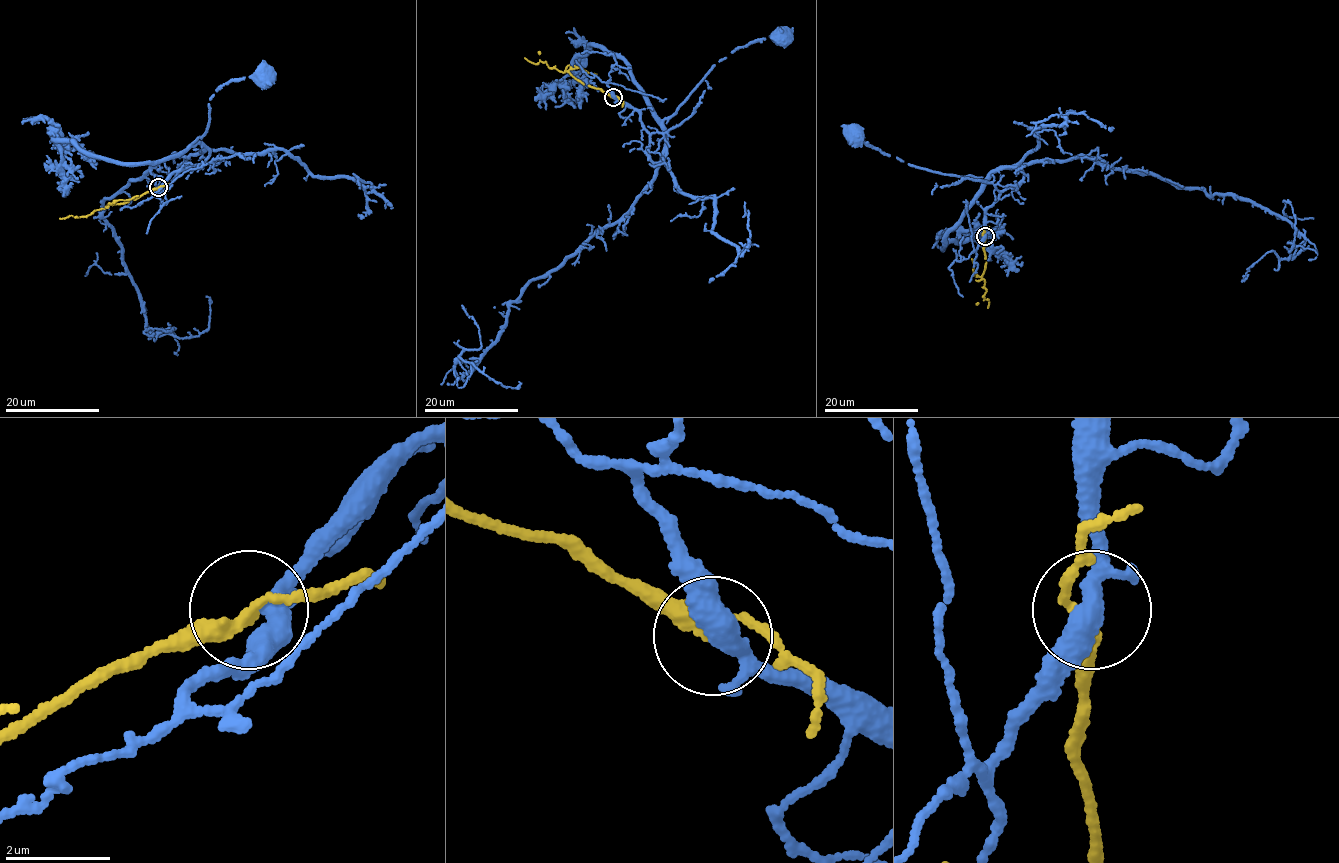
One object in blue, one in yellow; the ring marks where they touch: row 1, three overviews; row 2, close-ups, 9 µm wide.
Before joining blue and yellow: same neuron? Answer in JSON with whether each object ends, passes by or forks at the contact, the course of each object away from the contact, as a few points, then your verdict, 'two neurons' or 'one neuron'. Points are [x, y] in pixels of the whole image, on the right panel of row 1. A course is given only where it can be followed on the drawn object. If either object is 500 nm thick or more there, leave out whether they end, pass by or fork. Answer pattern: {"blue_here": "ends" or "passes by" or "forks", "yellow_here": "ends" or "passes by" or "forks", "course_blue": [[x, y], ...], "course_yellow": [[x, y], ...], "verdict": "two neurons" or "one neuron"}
{"blue_here": "forks", "yellow_here": "passes by", "course_blue": [[985, 235], [987, 208], [1017, 185], [1021, 171], [1012, 166], [983, 180], [944, 175], [918, 168], [855, 137]], "course_yellow": [[985, 235], [986, 262], [982, 277], [987, 308]], "verdict": "one neuron"}

